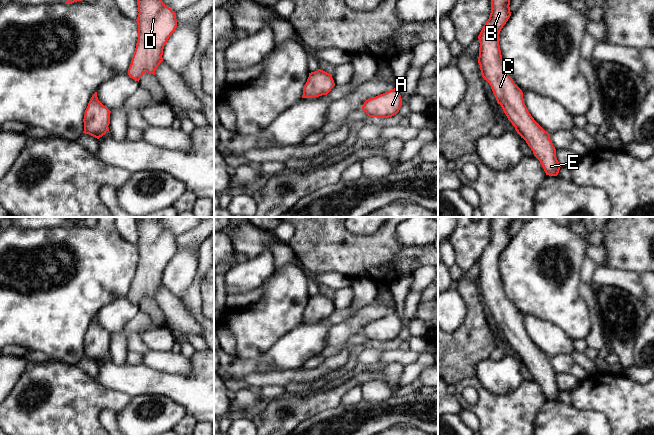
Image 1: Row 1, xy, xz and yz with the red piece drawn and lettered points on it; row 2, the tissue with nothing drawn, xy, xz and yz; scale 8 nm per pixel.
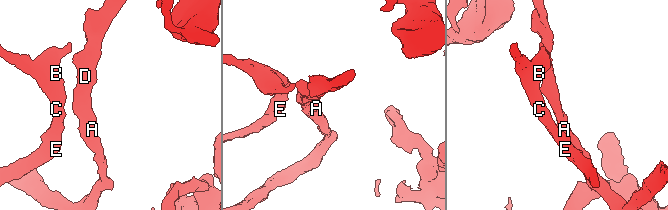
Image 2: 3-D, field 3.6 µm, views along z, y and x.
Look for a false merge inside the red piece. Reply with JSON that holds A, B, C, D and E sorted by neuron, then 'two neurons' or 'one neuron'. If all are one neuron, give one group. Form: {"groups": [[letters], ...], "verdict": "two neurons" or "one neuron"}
{"groups": [["A", "B", "C", "D", "E"]], "verdict": "one neuron"}

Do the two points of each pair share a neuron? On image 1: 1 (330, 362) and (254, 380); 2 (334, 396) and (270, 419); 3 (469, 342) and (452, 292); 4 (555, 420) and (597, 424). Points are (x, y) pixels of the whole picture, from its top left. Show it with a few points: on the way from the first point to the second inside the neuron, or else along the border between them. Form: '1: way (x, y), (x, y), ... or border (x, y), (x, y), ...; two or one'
1: way (311, 375), (273, 379); one
2: way (318, 402), (306, 405), (294, 417), (286, 418); one
3: border (462, 298), (465, 319), (448, 333); two
4: way (565, 424), (587, 424); one

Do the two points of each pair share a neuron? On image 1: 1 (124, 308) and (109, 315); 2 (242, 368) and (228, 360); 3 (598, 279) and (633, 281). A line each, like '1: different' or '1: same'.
1: same
2: same
3: same

